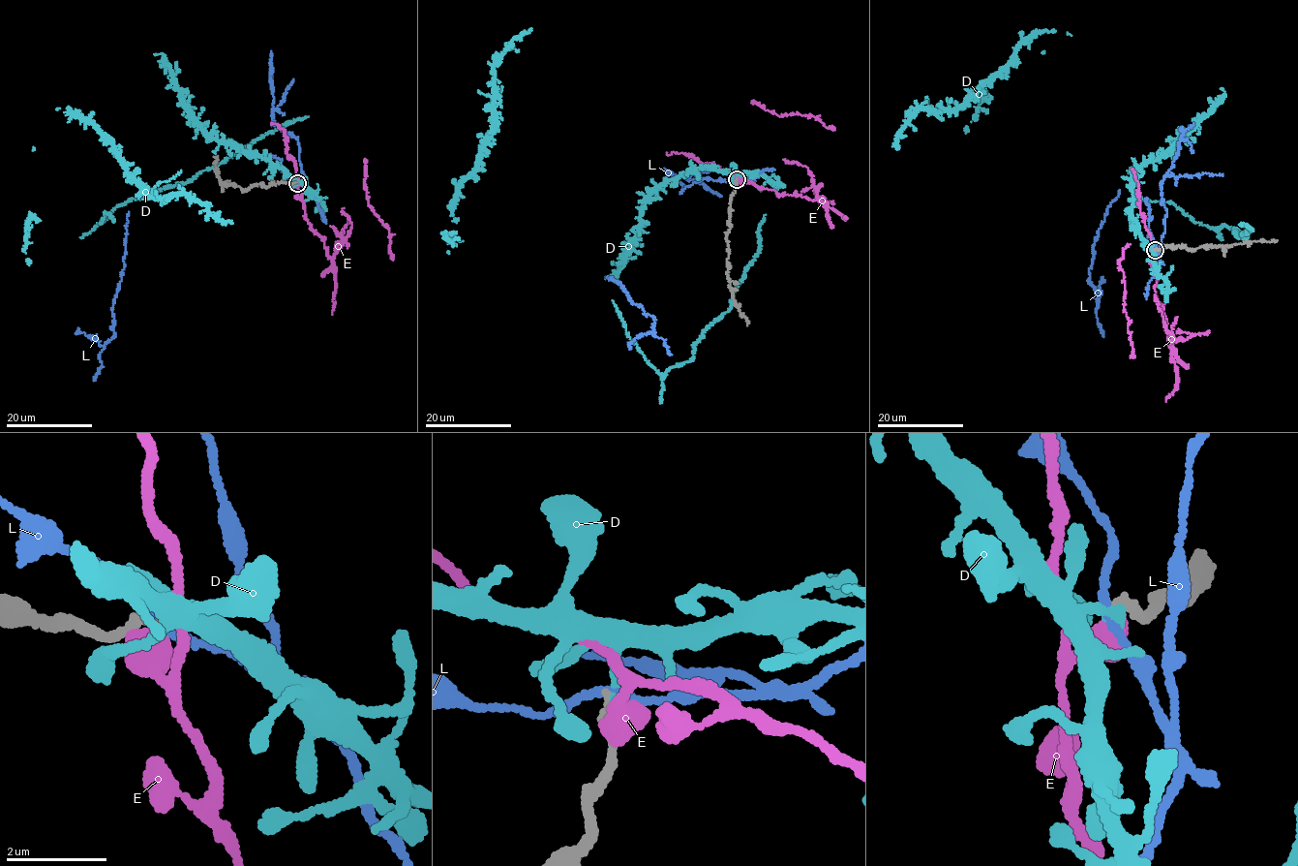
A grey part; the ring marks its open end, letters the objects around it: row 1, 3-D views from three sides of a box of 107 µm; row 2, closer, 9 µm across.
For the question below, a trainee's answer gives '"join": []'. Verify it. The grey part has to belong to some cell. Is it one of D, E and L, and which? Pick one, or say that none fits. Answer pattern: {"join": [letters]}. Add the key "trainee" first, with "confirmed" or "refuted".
{"trainee": "confirmed", "join": []}

